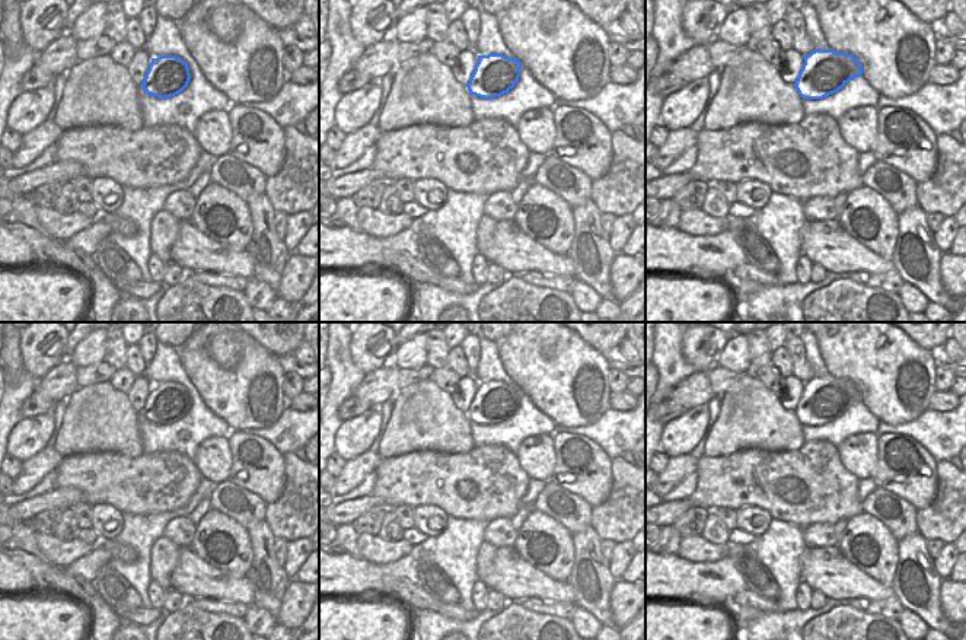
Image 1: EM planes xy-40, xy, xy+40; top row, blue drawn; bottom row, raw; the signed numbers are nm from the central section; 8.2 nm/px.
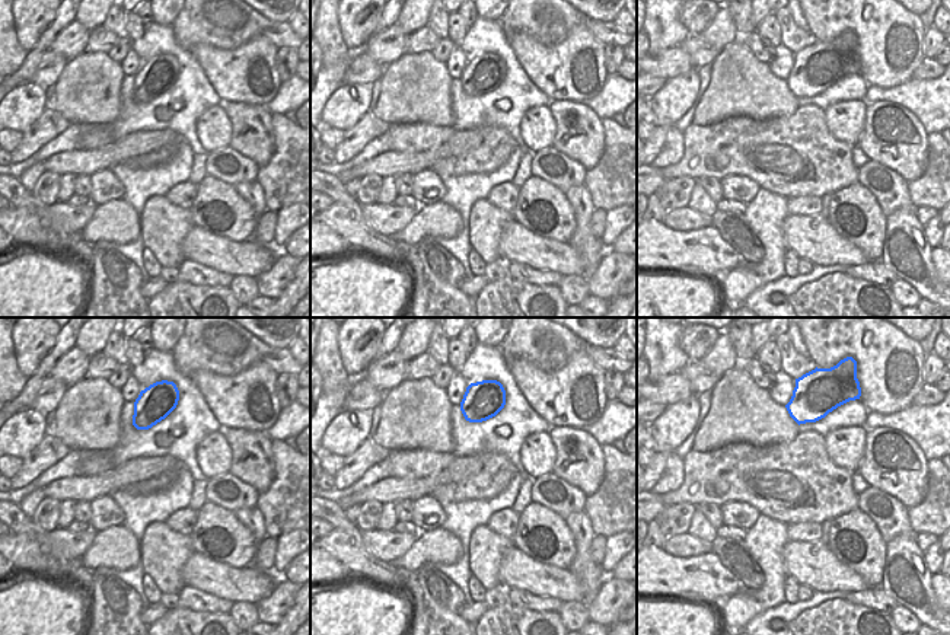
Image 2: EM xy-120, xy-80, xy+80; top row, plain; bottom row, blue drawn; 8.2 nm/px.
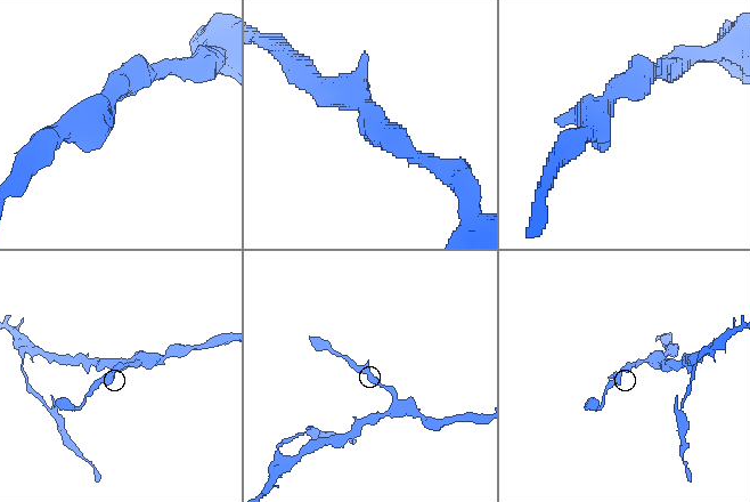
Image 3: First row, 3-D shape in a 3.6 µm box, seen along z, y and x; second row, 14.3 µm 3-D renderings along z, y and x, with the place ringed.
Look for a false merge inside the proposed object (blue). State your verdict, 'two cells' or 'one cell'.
one cell

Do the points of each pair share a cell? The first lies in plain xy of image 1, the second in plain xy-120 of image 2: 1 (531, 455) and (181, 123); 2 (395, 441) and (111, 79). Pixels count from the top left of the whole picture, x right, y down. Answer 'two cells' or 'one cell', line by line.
1: two cells
2: one cell

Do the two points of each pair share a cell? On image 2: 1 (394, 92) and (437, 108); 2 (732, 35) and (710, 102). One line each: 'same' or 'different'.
1: same
2: different

